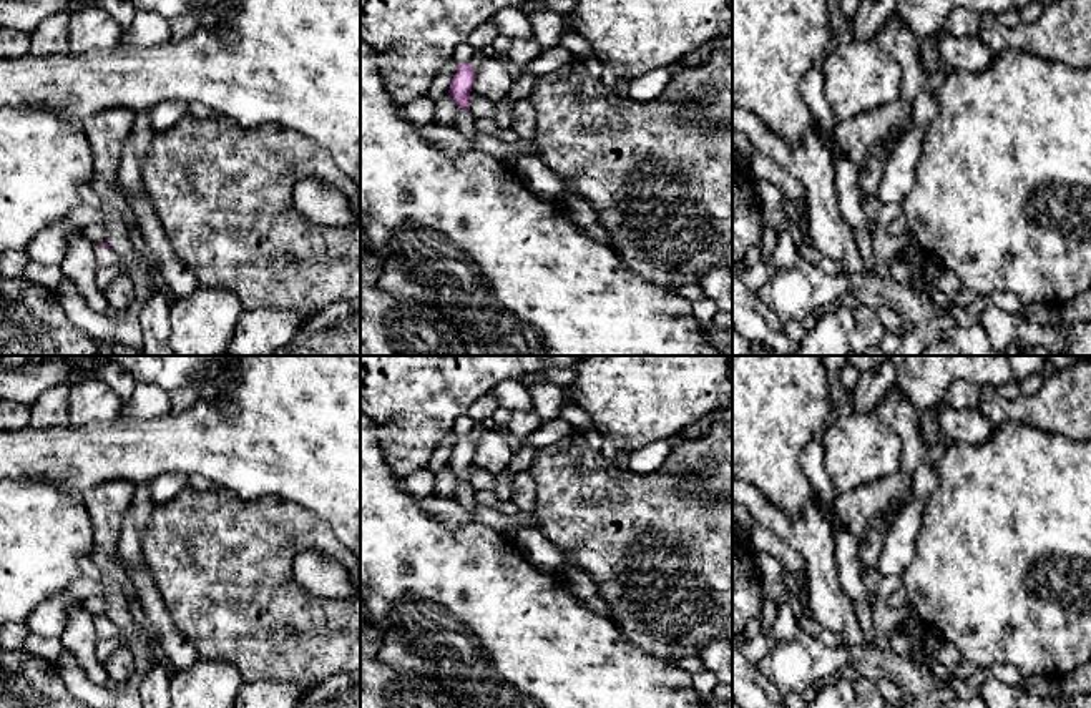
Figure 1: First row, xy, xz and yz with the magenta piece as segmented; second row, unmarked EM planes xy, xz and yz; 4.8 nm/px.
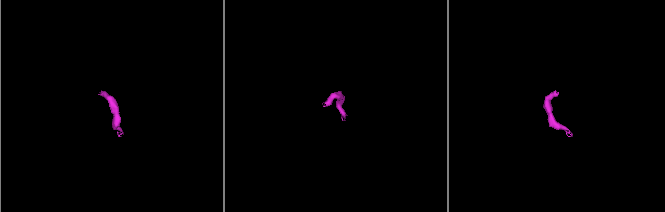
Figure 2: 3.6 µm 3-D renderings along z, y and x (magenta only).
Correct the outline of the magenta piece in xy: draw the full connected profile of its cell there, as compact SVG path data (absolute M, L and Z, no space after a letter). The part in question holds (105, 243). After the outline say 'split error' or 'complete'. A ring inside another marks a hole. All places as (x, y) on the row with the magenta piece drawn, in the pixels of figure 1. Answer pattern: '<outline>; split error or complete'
M106 241L98 243L95 246L95 249L96 249L100 268L113 266L113 264L116 264L120 261L118 254L110 248L110 244Z; split error

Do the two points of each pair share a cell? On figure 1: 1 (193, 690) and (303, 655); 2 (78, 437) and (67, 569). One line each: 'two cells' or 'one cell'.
1: two cells
2: two cells

